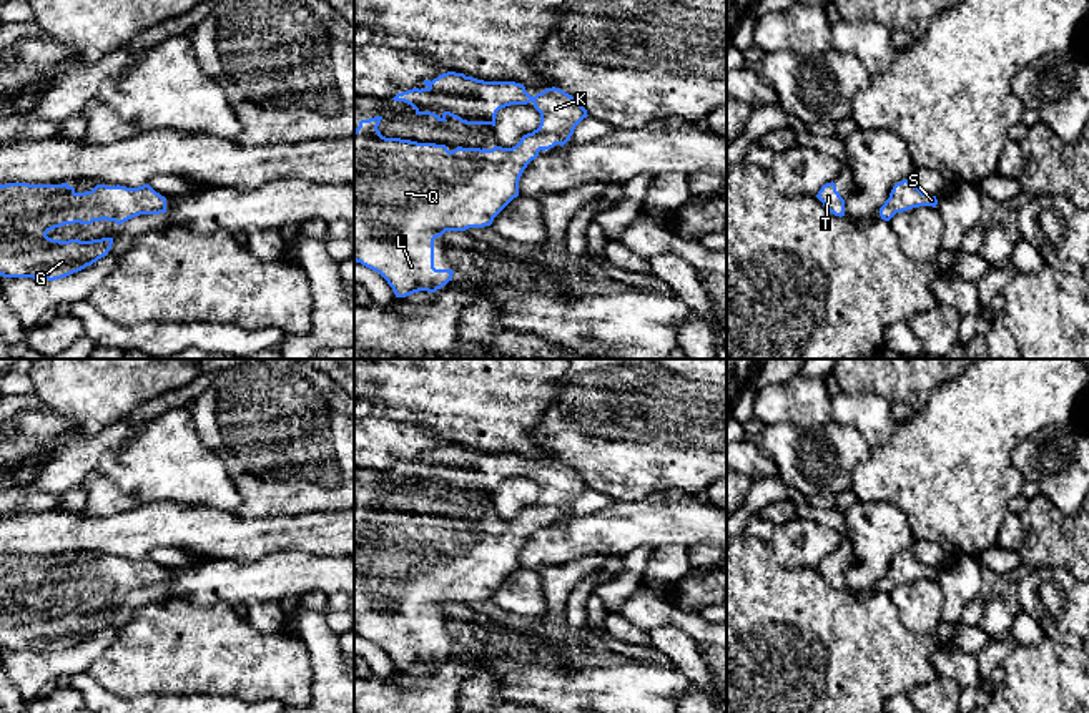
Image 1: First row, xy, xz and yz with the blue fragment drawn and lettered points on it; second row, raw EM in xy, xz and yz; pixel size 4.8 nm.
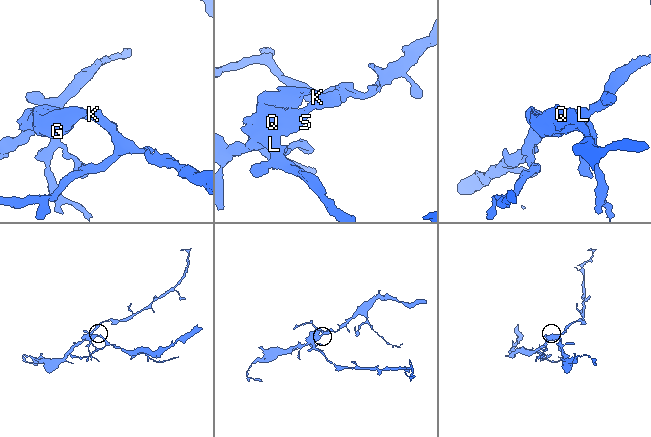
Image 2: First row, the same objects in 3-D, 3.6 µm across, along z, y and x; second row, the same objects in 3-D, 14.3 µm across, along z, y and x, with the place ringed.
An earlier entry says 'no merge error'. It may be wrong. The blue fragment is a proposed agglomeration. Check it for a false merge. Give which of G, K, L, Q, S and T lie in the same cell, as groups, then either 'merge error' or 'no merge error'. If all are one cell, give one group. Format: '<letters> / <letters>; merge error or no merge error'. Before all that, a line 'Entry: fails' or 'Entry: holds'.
Entry: holds
G K L Q S T; no merge error

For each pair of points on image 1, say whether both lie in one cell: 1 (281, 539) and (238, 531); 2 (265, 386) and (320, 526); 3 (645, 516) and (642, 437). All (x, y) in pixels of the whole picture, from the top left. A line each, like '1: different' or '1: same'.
1: same
2: different
3: different

